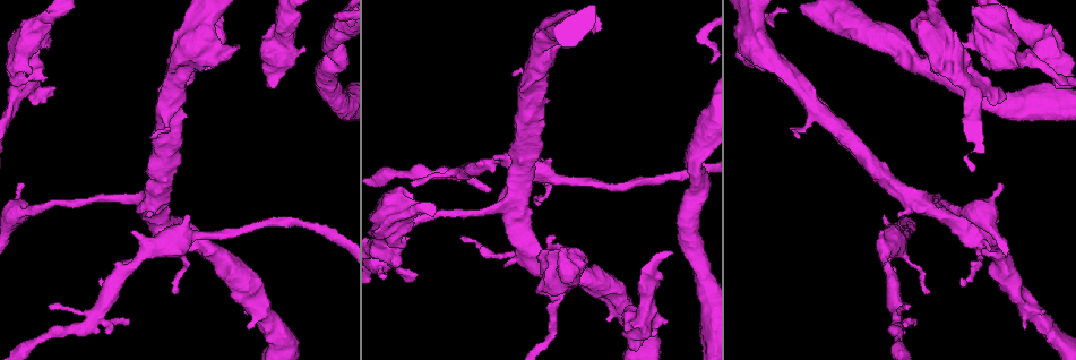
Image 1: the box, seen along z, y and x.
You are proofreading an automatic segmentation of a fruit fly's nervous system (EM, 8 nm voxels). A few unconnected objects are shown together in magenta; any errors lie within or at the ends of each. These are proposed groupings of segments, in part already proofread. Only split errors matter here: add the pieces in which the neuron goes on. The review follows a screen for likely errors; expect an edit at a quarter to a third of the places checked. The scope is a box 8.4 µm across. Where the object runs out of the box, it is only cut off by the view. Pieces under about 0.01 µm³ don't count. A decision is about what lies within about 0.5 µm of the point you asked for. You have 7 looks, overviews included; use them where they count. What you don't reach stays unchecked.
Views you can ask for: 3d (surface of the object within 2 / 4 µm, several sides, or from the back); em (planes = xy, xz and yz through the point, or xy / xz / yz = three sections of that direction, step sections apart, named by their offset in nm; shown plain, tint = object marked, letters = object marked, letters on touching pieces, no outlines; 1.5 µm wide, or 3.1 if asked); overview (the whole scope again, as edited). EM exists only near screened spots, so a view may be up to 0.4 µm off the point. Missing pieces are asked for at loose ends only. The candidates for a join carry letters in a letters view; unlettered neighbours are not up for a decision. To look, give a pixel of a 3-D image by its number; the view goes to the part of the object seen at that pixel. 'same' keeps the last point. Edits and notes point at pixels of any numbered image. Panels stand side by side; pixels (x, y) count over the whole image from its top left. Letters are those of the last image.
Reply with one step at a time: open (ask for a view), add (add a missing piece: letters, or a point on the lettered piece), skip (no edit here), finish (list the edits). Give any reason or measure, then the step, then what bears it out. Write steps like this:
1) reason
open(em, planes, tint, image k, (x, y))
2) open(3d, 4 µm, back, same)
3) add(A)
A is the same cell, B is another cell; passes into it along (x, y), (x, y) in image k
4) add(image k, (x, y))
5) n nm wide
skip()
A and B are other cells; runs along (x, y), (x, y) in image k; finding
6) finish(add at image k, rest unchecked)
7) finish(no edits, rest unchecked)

free end
open(3d, 2 µm, image 1, (553, 236))

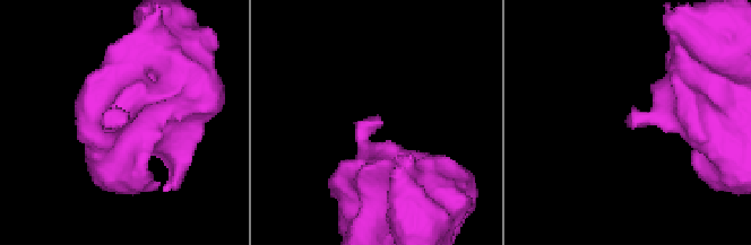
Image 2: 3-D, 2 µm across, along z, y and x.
open(em, yz, step 8, tint, image 2, (126, 113))

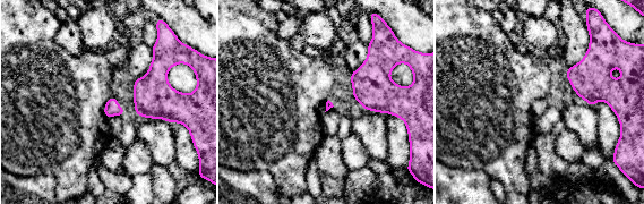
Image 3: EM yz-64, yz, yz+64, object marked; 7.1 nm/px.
another direction
open(em, planes, letters, same)

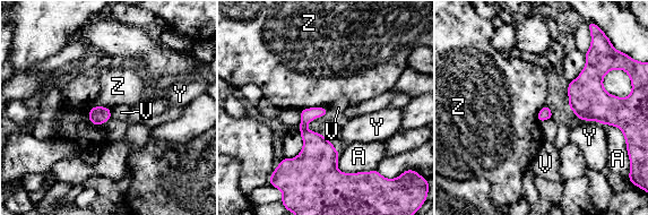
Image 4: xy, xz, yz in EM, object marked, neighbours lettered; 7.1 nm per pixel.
skip()
A, V, Y and Z are other cells; border along (111, 109), (93, 106), (87, 119) in image 4; none of them fits

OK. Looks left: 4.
free end
open(em, xz, step 8, letters, image 1, (239, 45))

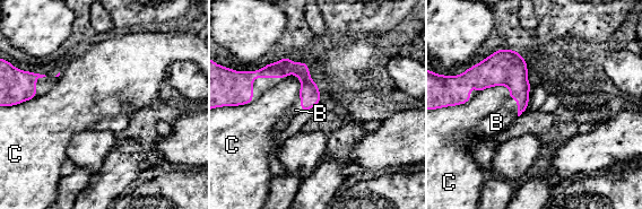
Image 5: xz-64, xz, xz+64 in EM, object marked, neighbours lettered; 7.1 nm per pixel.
open(em, planes, letters, same)

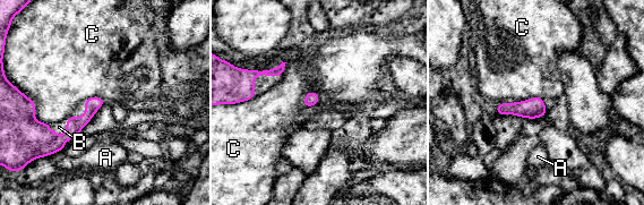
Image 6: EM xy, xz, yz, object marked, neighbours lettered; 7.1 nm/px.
add(B)
B is the same cell, A and C are other cells; passes into it along (46, 142), (70, 116), (59, 127) in image 6; it goes on there

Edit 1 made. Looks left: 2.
open(overview)

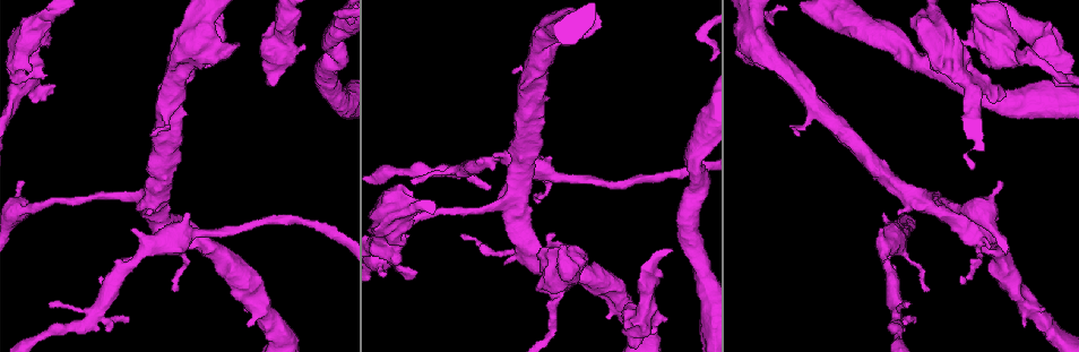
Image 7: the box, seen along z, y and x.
an open end
open(em, planes, letters, image 7, (907, 307))

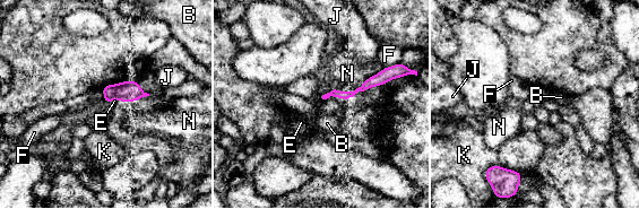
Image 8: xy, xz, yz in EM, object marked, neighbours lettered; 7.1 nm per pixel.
skip()
B, E, F, J, K and N are other cells; runs along (386, 78), (352, 94), (333, 93) in image 8; no lettered piece goes on from it

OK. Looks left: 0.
finish(add at image 6, rest unchecked)

